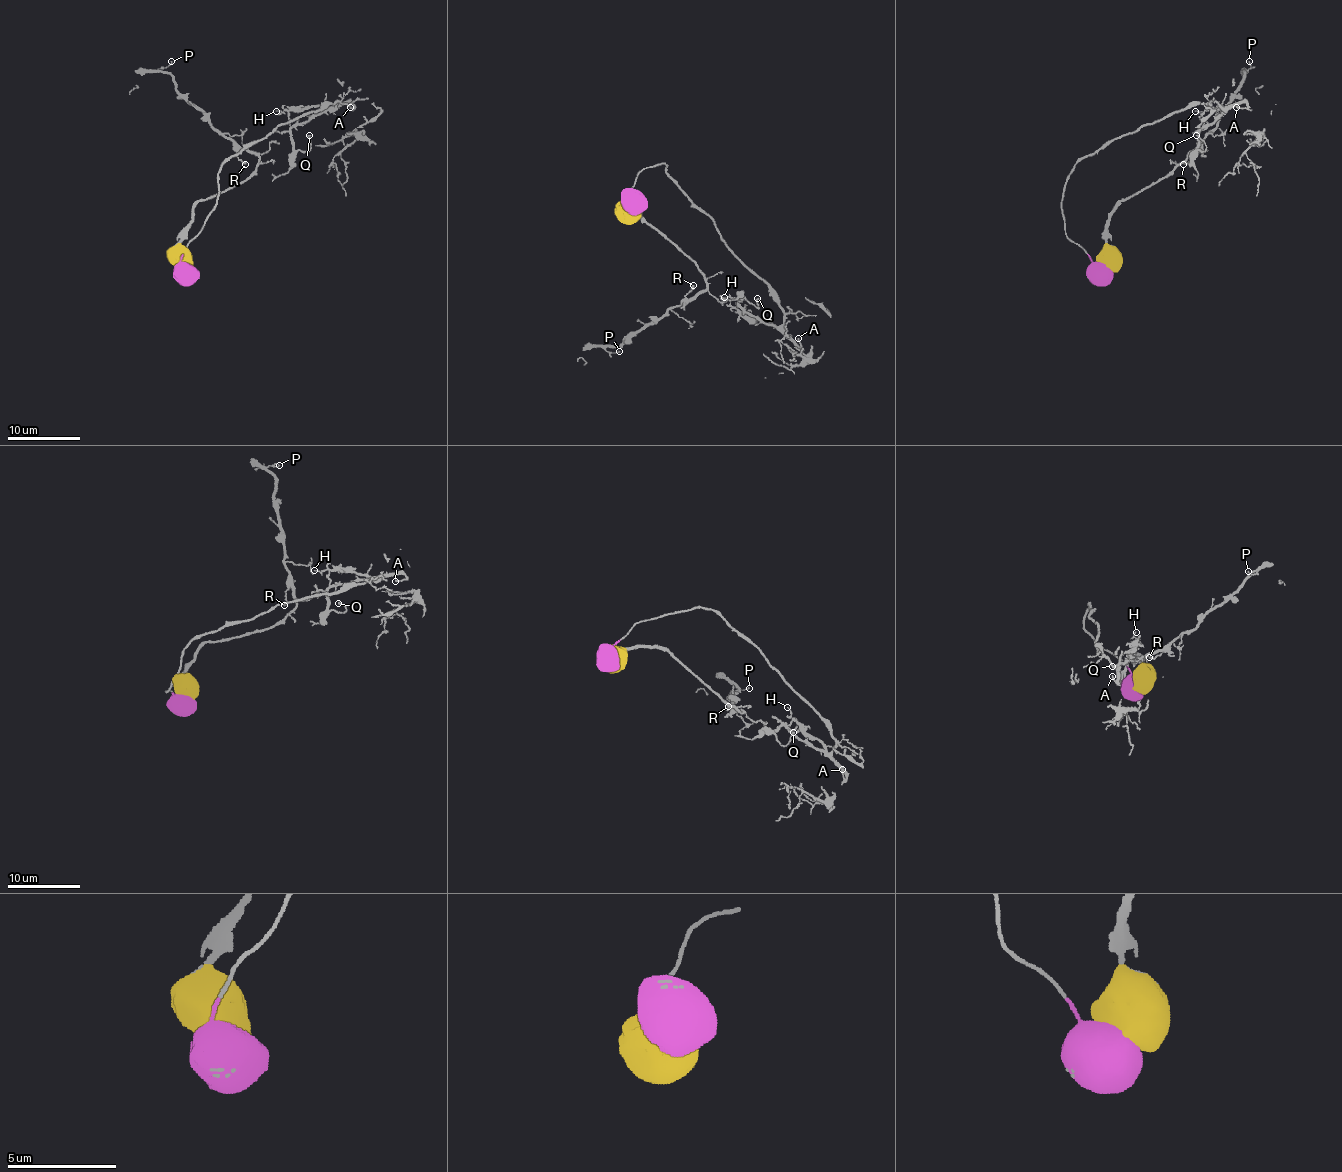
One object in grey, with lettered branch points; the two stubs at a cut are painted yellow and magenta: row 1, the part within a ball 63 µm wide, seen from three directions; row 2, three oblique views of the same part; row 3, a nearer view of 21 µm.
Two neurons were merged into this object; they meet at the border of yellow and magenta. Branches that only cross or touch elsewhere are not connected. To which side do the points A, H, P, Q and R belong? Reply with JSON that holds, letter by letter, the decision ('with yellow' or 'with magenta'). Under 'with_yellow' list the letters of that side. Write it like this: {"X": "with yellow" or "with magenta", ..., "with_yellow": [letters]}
{"A": "with magenta", "H": "with magenta", "P": "with yellow", "Q": "with magenta", "R": "with yellow", "with_yellow": ["P", "R"]}

